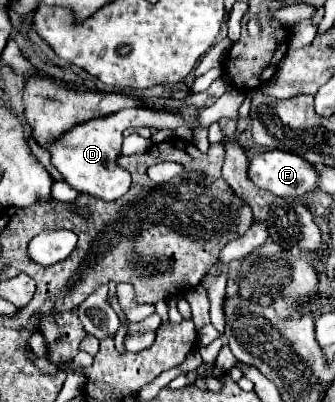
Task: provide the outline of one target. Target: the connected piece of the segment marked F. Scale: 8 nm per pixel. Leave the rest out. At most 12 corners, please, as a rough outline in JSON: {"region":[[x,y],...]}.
{"region":[[287,151],[251,157],[249,177],[277,197],[319,187],[313,163]]}

